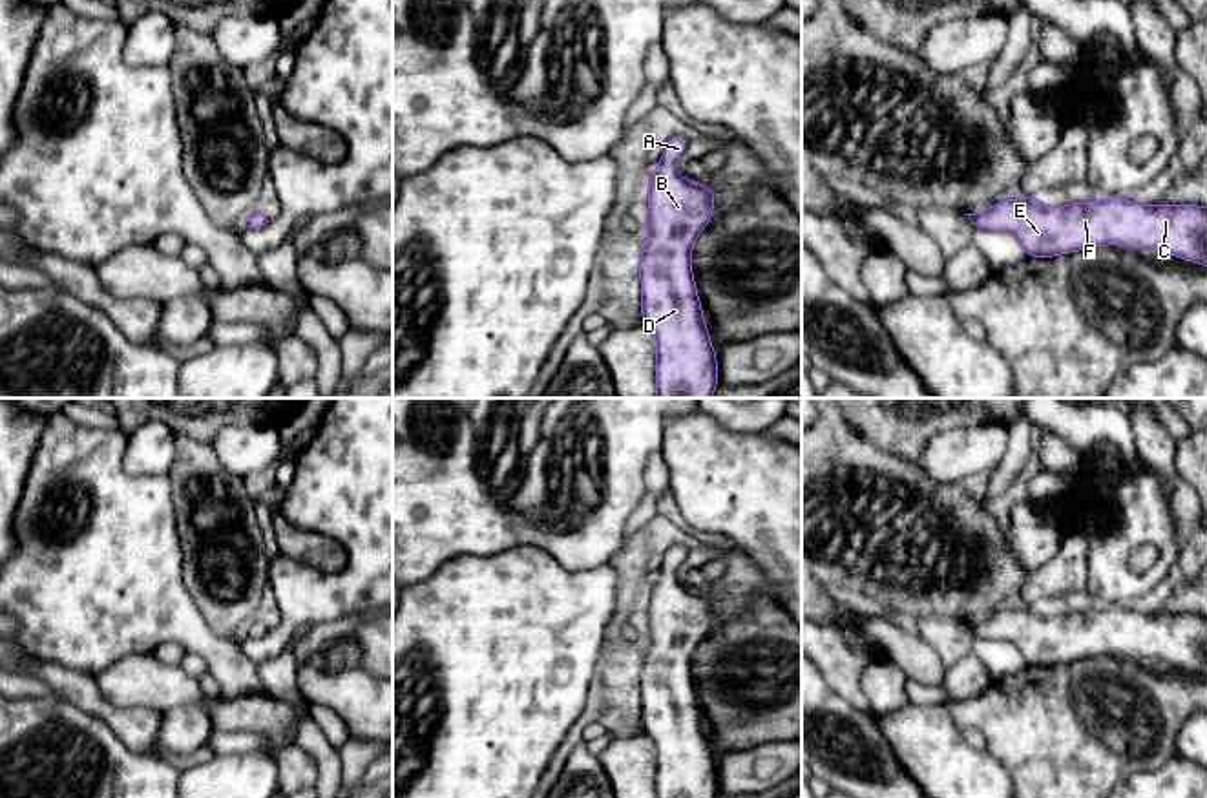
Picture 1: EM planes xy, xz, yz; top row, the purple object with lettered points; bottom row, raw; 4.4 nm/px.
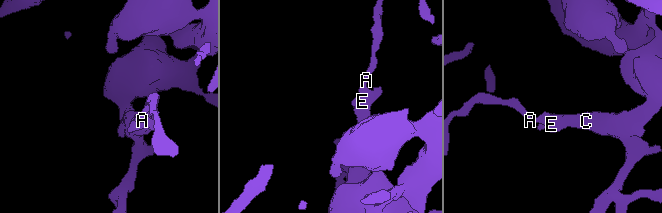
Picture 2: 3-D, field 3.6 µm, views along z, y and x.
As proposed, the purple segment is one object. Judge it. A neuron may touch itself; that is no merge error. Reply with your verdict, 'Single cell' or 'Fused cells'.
Single cell

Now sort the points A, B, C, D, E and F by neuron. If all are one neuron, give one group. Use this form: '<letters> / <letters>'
A B C D E F

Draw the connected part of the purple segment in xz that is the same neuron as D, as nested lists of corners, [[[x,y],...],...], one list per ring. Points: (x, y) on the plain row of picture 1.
[[[672,546],[648,592],[648,617],[643,637],[648,643],[641,657],[637,683],[641,687],[641,727],[656,745],[656,798],[716,798],[718,763],[703,727],[692,681],[692,656],[708,635],[718,603],[701,592],[687,590],[676,577],[688,550]]]

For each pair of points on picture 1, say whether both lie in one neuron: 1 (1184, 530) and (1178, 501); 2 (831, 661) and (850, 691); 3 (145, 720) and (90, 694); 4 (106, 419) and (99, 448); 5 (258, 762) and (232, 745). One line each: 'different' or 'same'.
1: same
2: same
3: same
4: different
5: different

